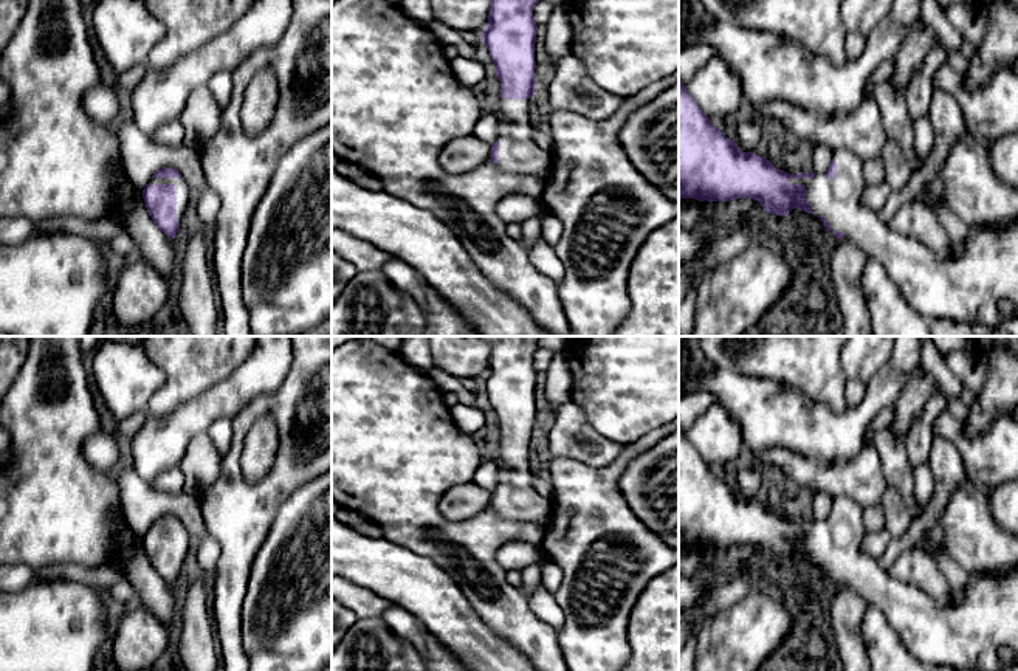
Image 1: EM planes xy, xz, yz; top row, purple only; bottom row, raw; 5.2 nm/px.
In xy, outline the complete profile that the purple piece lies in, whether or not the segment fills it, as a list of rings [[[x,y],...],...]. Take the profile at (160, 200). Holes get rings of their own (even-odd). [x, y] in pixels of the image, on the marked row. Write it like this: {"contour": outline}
{"contour": [[[174,167],[153,172],[143,189],[143,198],[155,225],[174,239],[180,231],[180,222],[191,200],[192,191],[186,180]]]}

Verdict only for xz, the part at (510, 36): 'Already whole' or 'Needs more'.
Needs more

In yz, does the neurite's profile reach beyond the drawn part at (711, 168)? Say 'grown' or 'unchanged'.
grown

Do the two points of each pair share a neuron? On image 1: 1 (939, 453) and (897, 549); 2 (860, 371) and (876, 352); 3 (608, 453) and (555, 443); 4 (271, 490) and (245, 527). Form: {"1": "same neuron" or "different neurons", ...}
{"1": "same neuron", "2": "same neuron", "3": "same neuron", "4": "same neuron"}

